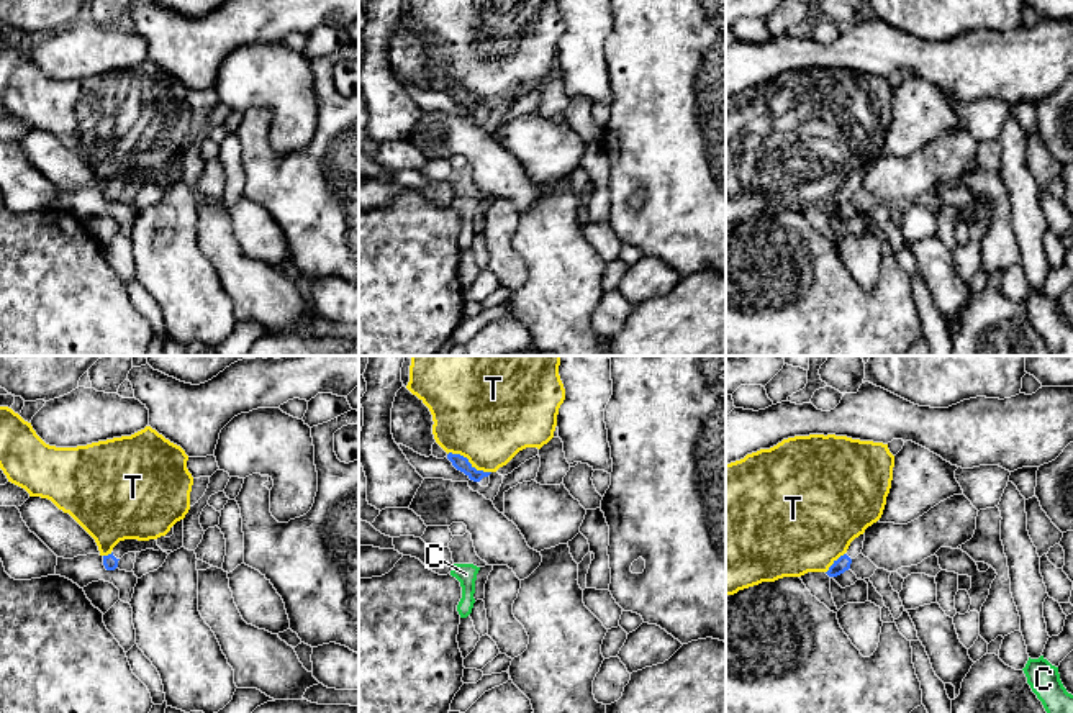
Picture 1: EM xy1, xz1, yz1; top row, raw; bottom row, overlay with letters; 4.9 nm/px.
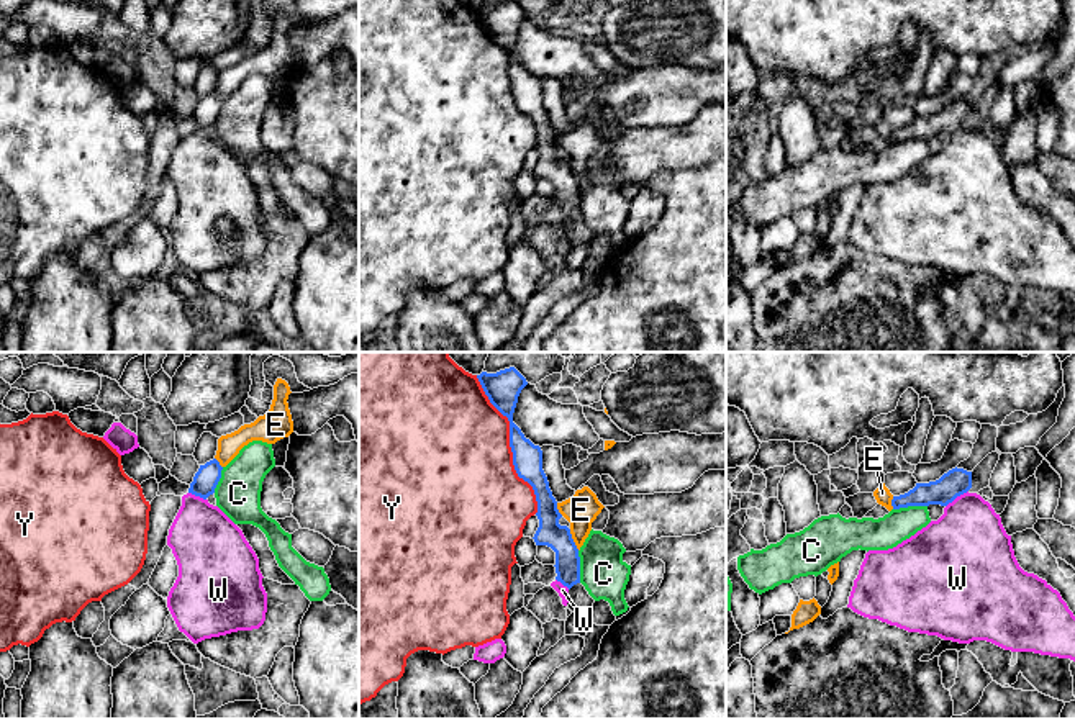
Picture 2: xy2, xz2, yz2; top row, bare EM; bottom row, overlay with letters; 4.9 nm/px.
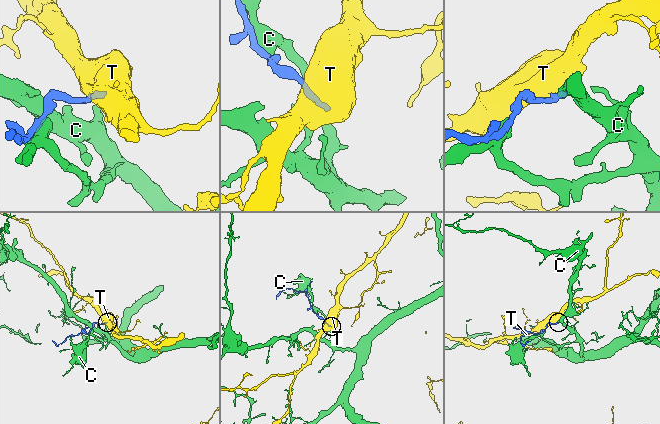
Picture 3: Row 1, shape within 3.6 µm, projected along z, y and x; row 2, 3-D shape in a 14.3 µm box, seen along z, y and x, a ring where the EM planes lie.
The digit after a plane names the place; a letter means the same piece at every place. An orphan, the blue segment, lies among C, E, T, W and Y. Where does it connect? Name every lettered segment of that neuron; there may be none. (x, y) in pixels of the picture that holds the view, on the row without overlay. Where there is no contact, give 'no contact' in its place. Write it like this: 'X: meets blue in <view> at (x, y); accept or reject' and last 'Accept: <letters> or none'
C: meets blue in yz2 at (910, 138); reject
E: meets blue in xz2 at (572, 172); reject
T: meets blue in xz1 at (467, 94); reject
W: meets blue in yz2 at (956, 130); reject
Y: meets blue in xz2 at (510, 79); reject
Accept: none

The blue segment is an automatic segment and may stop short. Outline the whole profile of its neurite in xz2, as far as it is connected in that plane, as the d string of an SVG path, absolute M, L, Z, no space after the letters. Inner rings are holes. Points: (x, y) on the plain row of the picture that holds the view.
M505 2L497 7L482 5L477 8L490 36L510 54L510 80L513 98L519 111L528 115L536 128L539 161L534 167L536 179L547 179L556 185L556 213L569 223L580 216L580 190L572 172L570 162L560 159L562 147L549 121L542 103L542 84L524 70L513 56L513 46L521 23L528 18L526 11L515 2Z

